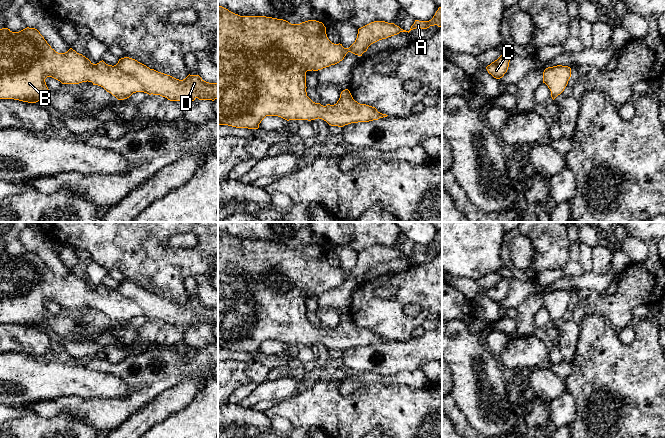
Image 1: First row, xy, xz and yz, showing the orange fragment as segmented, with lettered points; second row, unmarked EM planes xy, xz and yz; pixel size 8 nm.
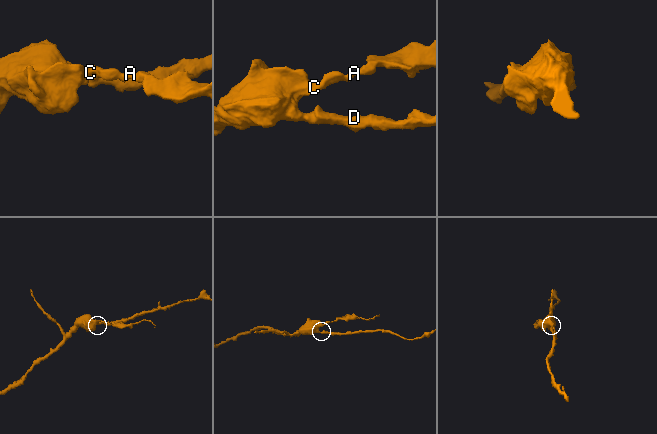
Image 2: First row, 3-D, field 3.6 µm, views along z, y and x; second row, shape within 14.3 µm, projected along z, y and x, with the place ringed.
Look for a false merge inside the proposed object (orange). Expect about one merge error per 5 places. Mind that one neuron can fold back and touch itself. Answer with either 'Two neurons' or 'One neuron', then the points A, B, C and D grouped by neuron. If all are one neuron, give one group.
One neuron. Groups: A B C D

